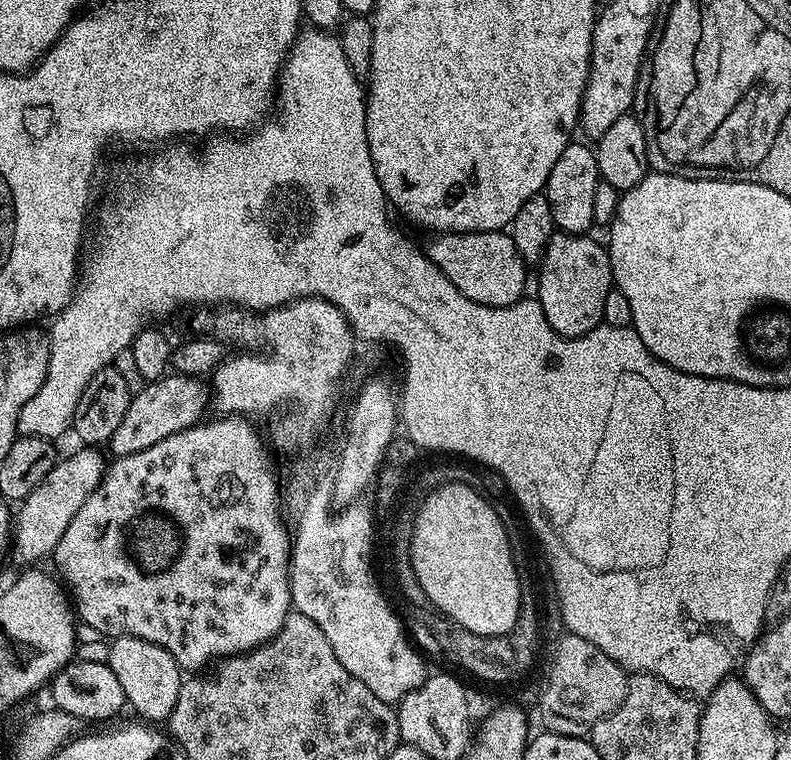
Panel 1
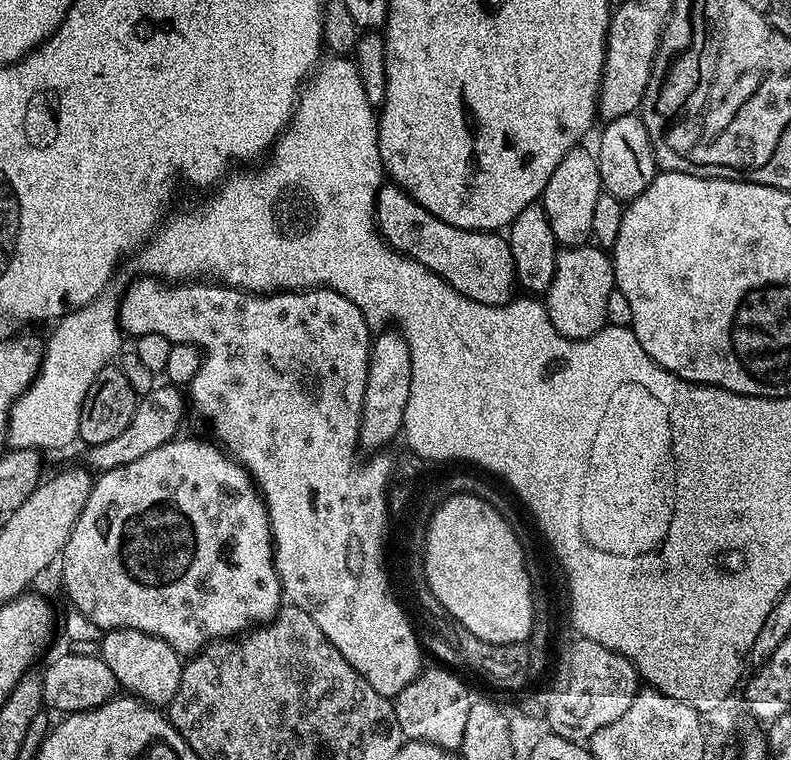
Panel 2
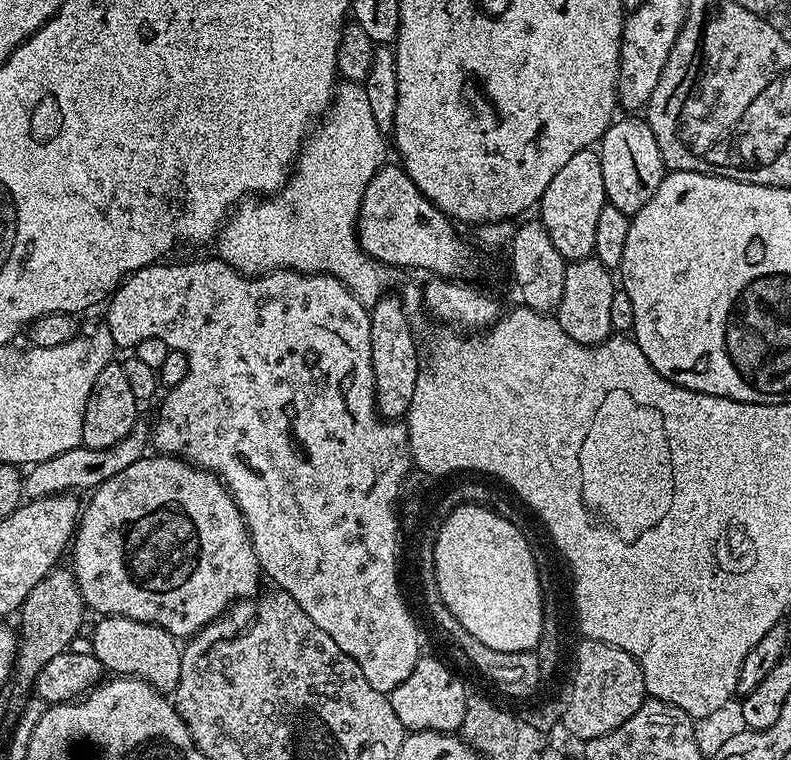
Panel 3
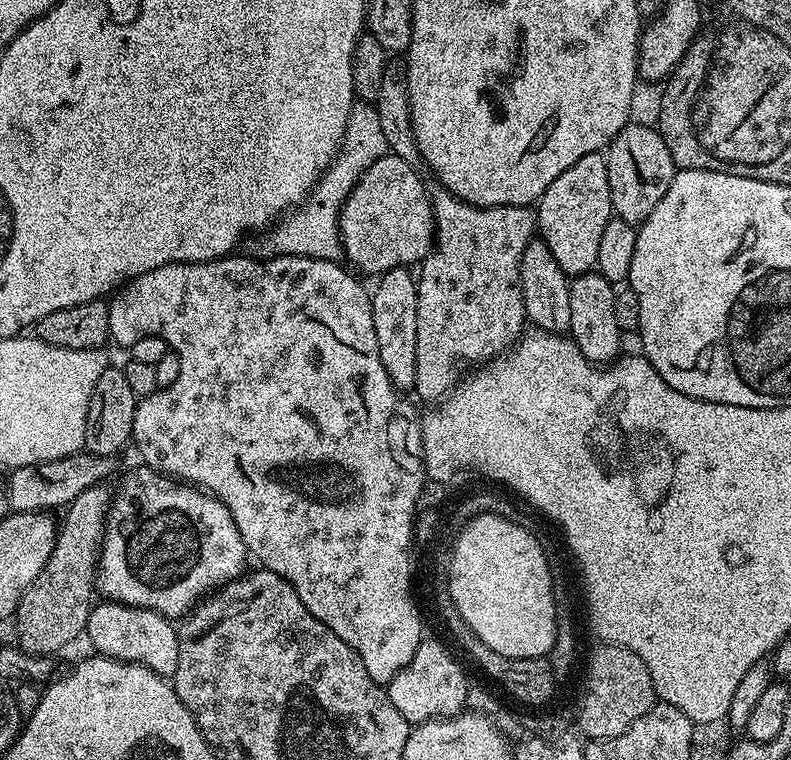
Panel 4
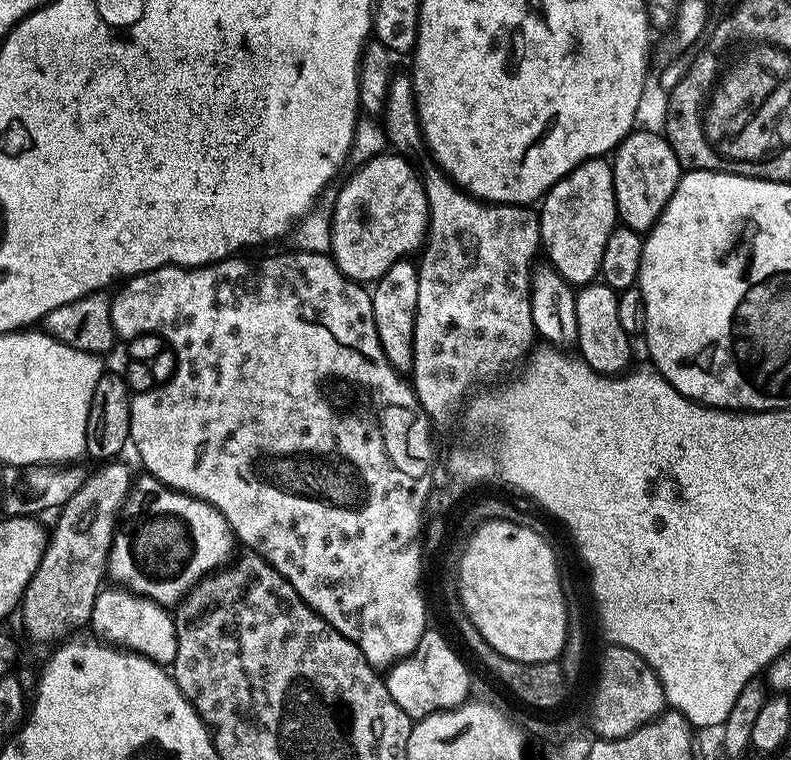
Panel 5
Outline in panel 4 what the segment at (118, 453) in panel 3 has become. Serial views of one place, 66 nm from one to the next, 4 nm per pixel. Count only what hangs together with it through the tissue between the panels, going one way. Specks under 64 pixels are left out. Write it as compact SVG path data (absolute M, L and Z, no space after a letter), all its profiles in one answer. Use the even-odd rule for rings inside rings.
M81 450L66 458L13 467L12 477L6 480L9 509L12 512L48 512L52 508L63 510L74 502L78 494L82 494L82 490L107 481L107 476L112 472L112 463L113 457Z

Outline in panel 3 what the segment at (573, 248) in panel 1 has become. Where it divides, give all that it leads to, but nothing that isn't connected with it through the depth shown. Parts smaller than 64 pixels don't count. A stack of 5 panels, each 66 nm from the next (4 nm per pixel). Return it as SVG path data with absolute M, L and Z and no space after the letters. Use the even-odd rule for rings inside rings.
M595 255L584 260L573 260L566 263L566 286L562 286L562 302L556 308L554 319L579 344L598 345L613 335L610 322L610 305L618 290L613 269L602 266Z

